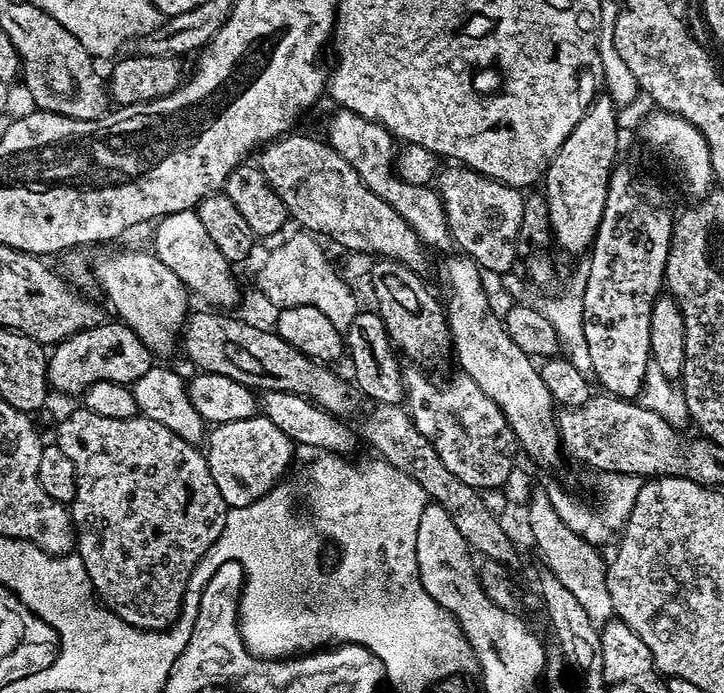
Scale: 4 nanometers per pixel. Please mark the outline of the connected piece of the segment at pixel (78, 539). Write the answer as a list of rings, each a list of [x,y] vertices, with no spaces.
[[[80,406],[77,407],[77,412],[72,412],[60,425],[56,428],[55,447],[60,448],[62,454],[66,458],[70,458],[73,463],[73,468],[76,471],[76,493],[70,505],[70,515],[72,518],[72,527],[74,529],[74,548],[78,553],[80,560],[86,566],[86,574],[92,583],[92,590],[97,597],[102,601],[104,607],[109,608],[114,615],[125,621],[125,623],[133,627],[140,628],[146,626],[155,626],[159,628],[160,624],[171,618],[174,614],[173,607],[179,606],[183,602],[184,594],[174,594],[166,600],[156,600],[154,598],[140,598],[136,596],[136,606],[153,606],[154,610],[134,610],[134,612],[124,612],[124,566],[146,566],[146,558],[168,558],[172,562],[172,568],[177,572],[176,584],[188,584],[195,568],[202,564],[203,556],[213,551],[215,542],[223,532],[223,527],[226,526],[227,514],[230,509],[230,504],[224,500],[222,493],[218,490],[218,485],[214,482],[214,478],[210,474],[208,467],[208,457],[199,447],[193,444],[187,444],[185,440],[180,440],[178,434],[174,434],[170,430],[166,430],[166,426],[162,426],[162,422],[154,422],[150,418],[142,415],[131,416],[129,420],[122,418],[102,418],[102,414],[94,414],[89,408]]]

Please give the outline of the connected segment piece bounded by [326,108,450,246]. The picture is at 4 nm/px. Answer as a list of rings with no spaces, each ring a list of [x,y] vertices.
[[[340,108],[328,120],[326,142],[343,160],[350,162],[350,166],[356,171],[358,178],[362,178],[365,186],[370,190],[374,190],[374,194],[378,194],[378,198],[382,198],[387,204],[392,206],[425,245],[449,243],[448,219],[444,217],[444,203],[440,201],[439,191],[432,186],[410,185],[400,179],[397,175],[397,169],[394,167],[397,163],[398,141],[392,133],[387,132],[382,125],[376,124],[372,120],[362,118],[345,108]]]

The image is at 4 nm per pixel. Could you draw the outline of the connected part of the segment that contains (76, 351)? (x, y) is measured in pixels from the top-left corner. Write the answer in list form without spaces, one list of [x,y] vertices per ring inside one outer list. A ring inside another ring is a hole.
[[[105,322],[88,329],[87,332],[76,332],[70,338],[66,338],[51,349],[48,361],[48,383],[53,389],[60,392],[83,393],[92,384],[97,382],[116,382],[131,385],[133,380],[142,378],[142,370],[146,370],[146,354],[142,352],[142,346],[138,346],[139,340],[132,338],[134,330],[130,330],[123,322]]]

